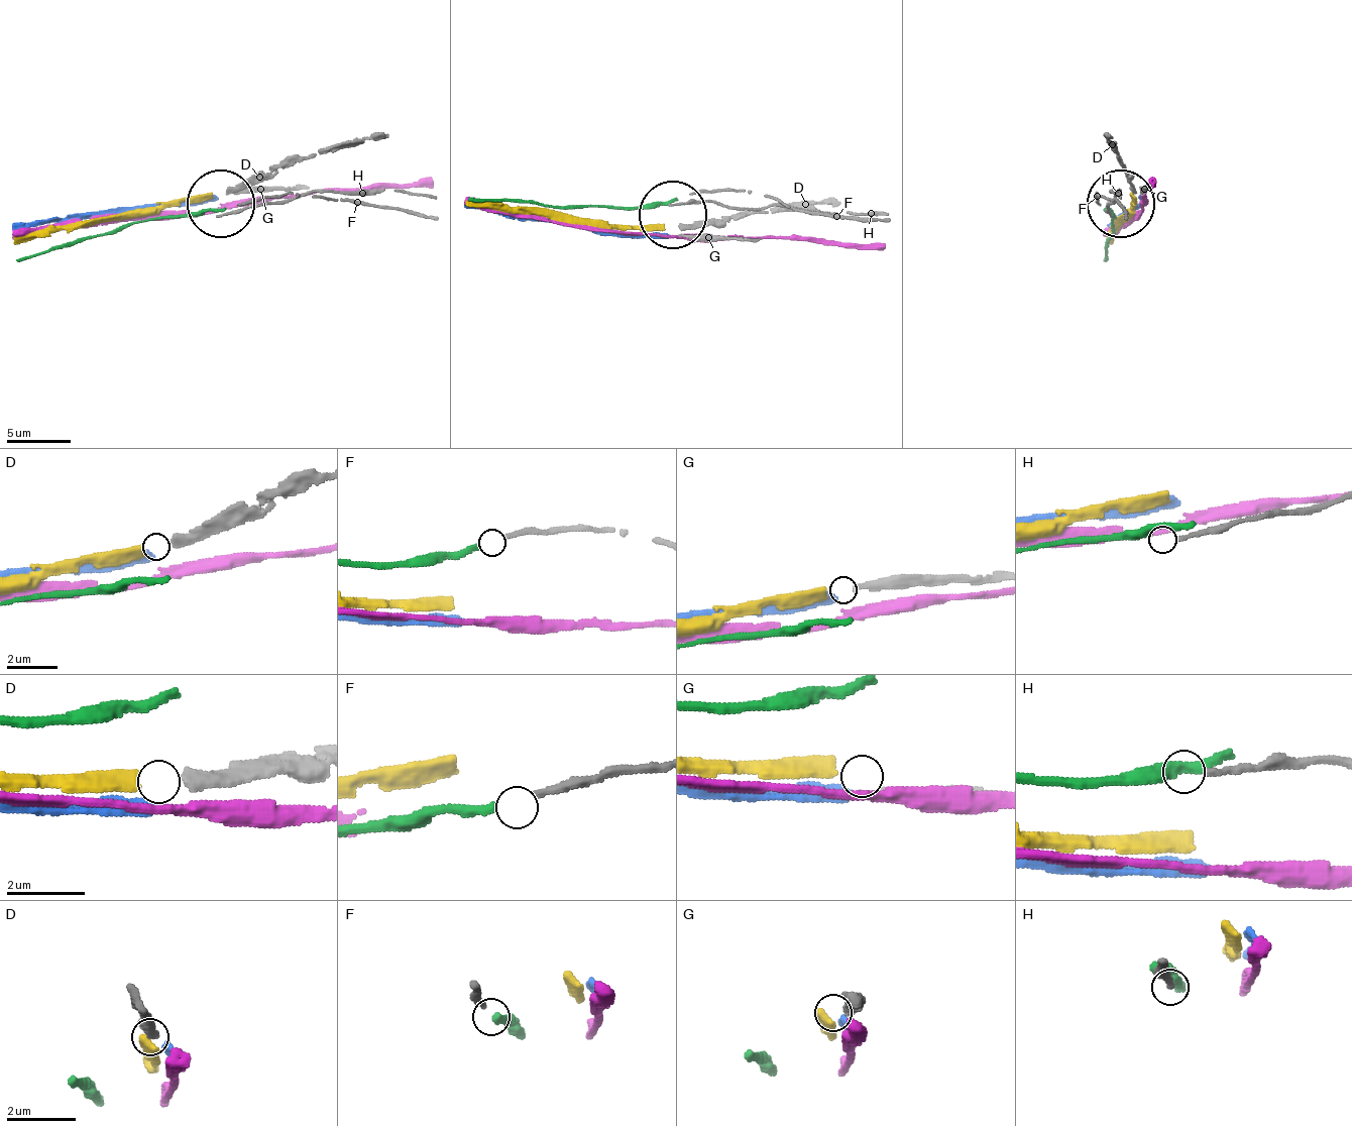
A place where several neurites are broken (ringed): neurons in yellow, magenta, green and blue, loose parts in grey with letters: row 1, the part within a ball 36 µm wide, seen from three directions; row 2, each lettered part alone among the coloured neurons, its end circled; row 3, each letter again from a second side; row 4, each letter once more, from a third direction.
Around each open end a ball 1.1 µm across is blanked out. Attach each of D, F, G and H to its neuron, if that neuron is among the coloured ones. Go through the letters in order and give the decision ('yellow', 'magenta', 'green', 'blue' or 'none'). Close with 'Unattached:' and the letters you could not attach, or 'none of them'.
D: yellow
F: green
G: blue
H: none
Unattached: H

